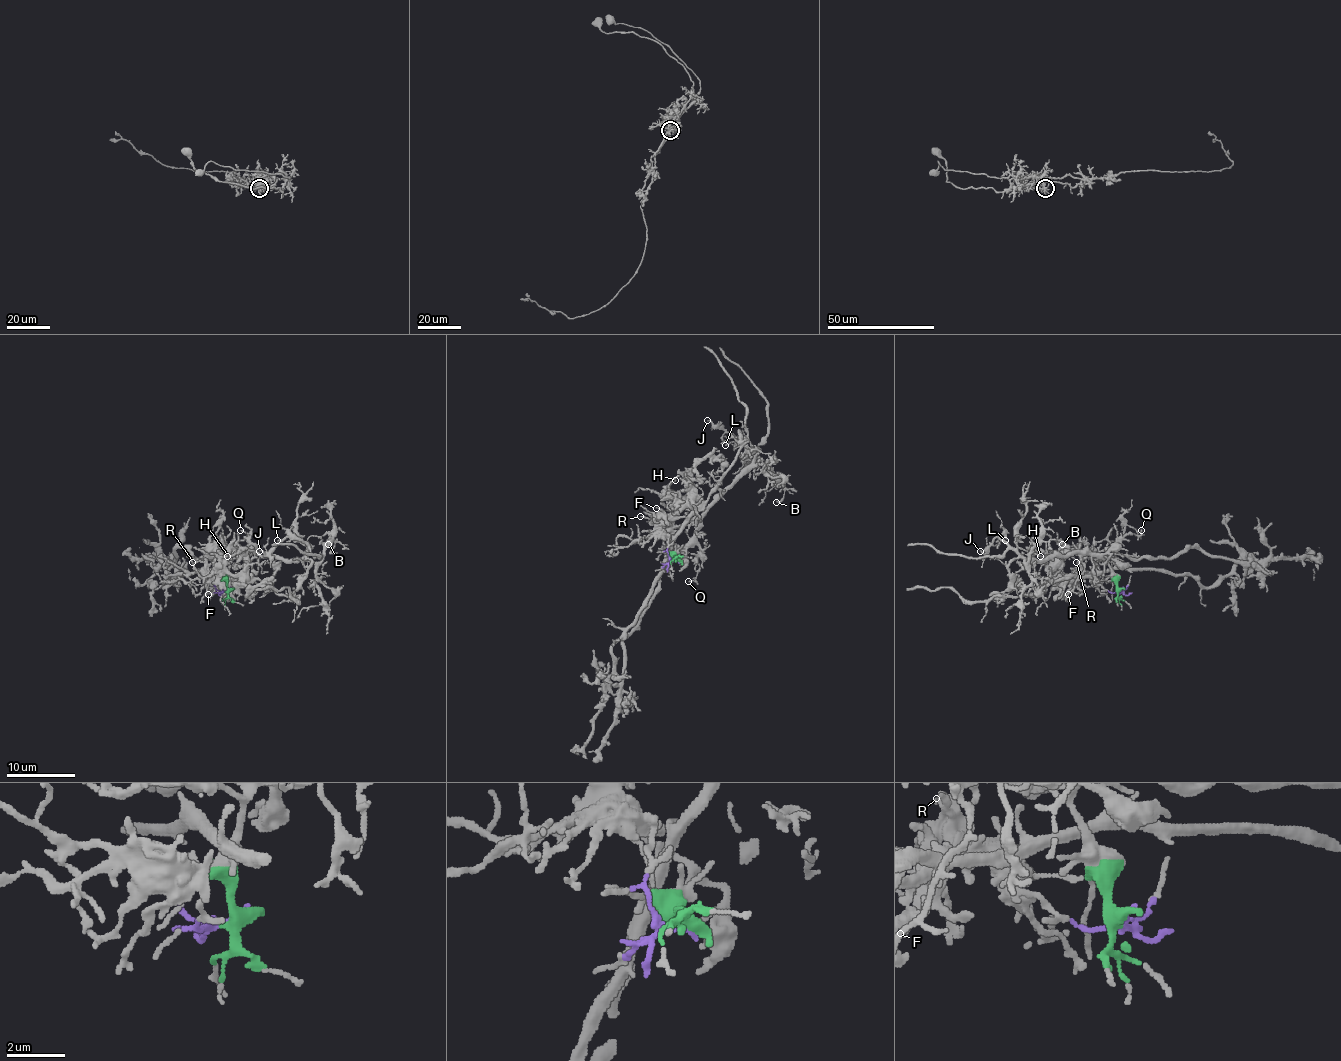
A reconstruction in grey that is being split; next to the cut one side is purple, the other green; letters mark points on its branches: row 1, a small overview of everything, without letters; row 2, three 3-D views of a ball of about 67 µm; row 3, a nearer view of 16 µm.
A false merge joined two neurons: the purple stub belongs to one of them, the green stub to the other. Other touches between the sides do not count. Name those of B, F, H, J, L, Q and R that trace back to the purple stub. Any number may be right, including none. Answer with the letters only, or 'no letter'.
F, H, R

